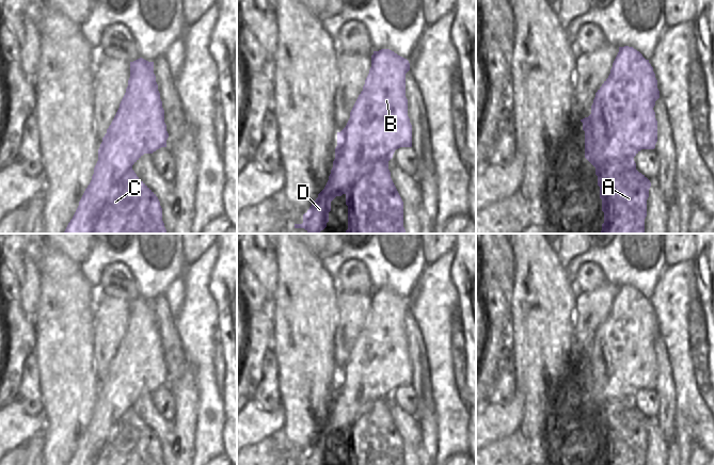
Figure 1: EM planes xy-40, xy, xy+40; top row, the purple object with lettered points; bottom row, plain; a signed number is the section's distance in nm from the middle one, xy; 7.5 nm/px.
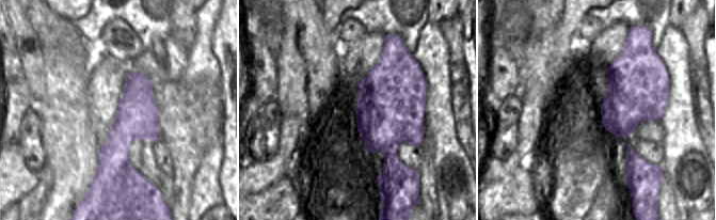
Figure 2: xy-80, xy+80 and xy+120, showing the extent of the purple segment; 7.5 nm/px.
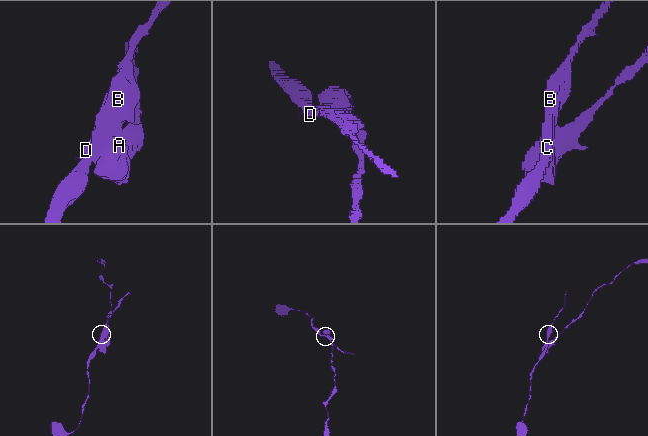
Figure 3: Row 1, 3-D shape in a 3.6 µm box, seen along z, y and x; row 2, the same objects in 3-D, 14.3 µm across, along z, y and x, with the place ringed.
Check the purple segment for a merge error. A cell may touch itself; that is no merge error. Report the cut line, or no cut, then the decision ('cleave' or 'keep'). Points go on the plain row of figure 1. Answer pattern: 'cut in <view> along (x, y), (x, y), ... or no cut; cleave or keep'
cut in xy-40 along (131, 406), (115, 426), (113, 433), (94, 464); cleave

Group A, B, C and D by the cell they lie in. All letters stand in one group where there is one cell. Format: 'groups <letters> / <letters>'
groups A C / B D

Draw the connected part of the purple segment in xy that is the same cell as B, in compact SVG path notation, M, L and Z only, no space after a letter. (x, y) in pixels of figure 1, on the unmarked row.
M390 288L374 290L371 306L359 334L346 366L337 371L335 398L324 428L318 433L306 452L303 462L295 465L327 465L331 440L346 433L356 422L364 407L370 407L375 401L390 400L396 388L412 386L412 364L408 355L406 336L406 312L410 309L407 298Z

